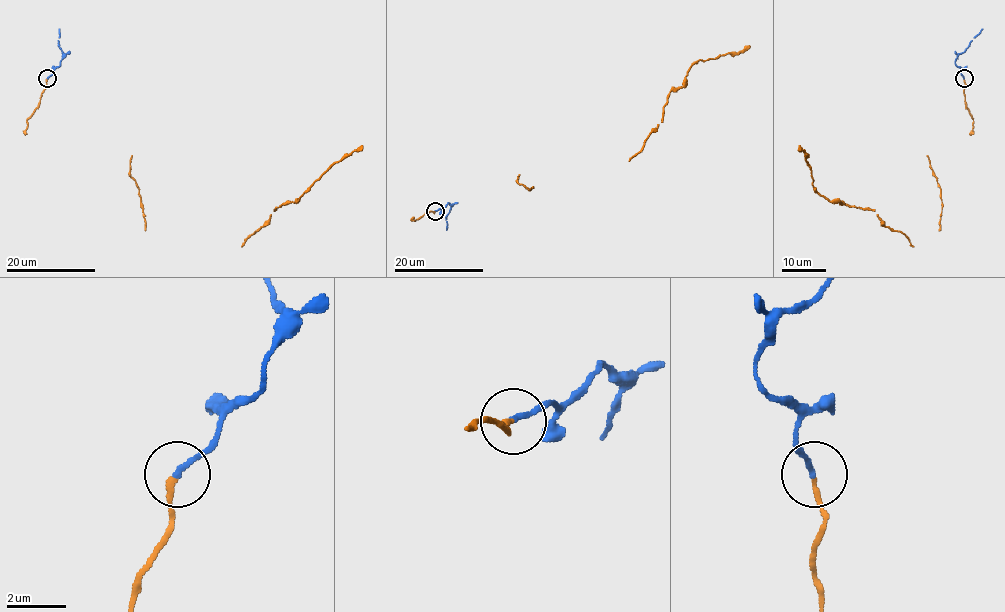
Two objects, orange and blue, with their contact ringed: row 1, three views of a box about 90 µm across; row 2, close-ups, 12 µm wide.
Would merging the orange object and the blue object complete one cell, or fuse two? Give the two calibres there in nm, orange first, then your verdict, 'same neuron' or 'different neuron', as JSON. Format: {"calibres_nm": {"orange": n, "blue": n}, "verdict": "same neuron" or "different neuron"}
{"calibres_nm": {"orange": 180, "blue": 190}, "verdict": "same neuron"}

